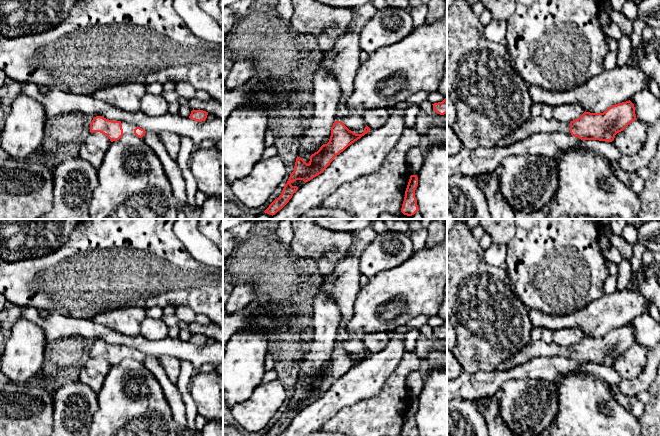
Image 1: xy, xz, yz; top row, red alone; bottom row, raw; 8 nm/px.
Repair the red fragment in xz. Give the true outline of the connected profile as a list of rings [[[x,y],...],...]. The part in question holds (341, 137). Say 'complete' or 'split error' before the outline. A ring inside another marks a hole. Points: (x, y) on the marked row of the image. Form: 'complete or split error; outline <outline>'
split error; outline [[[372,0],[354,7],[353,10],[354,18],[348,31],[338,38],[330,52],[322,56],[325,70],[336,78],[341,90],[329,142],[322,145],[317,152],[310,156],[308,164],[297,156],[294,171],[290,174],[281,195],[264,211],[267,214],[275,215],[289,202],[293,194],[298,190],[297,186],[291,185],[292,182],[303,180],[306,183],[318,176],[337,155],[371,130],[366,125],[362,134],[356,134],[343,123],[345,118],[352,115],[352,111],[346,105],[346,99],[352,92],[353,83],[361,65],[360,33],[364,24],[376,13]]]

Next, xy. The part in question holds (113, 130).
split error; outline [[[102,116],[93,118],[90,124],[90,134],[102,133],[106,135],[111,142],[119,140],[125,135],[137,136],[142,138],[146,131],[125,121],[108,120]]]

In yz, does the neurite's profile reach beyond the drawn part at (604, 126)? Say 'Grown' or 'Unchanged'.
Grown

